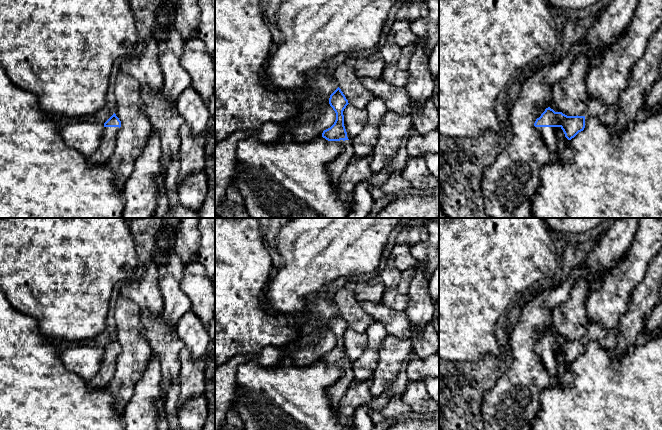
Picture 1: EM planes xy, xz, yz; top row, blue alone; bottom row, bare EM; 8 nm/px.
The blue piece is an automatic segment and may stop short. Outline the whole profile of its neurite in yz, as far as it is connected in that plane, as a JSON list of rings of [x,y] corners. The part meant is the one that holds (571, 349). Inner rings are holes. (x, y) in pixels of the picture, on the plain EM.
[[[548,331],[536,343],[534,350],[540,357],[547,374],[554,379],[558,368],[557,352],[560,351],[565,361],[571,364],[584,354],[585,340],[567,340]]]

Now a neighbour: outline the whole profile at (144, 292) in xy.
[[[154,260],[146,264],[144,275],[134,279],[122,288],[120,295],[134,302],[142,312],[153,316],[160,315],[163,311],[163,297],[159,288],[159,268]]]

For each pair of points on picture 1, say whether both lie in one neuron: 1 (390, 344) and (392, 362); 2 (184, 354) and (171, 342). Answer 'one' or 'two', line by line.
1: one
2: two

